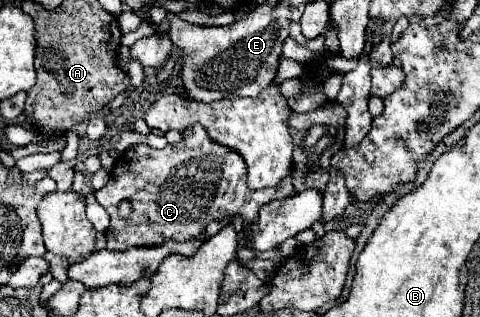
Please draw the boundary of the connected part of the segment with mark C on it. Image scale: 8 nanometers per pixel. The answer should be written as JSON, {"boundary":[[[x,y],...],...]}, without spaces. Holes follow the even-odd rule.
{"boundary":[[[201,125],[183,131],[183,139],[163,149],[149,145],[135,145],[123,151],[111,173],[109,183],[95,191],[97,201],[107,209],[111,223],[107,227],[107,249],[125,251],[131,247],[159,245],[167,239],[191,241],[205,231],[211,221],[223,217],[243,217],[247,223],[255,223],[259,209],[273,201],[295,195],[291,175],[277,189],[251,191],[245,185],[247,167],[237,151],[213,143]],[[127,199],[131,203],[131,215],[121,217],[119,205]]]}

